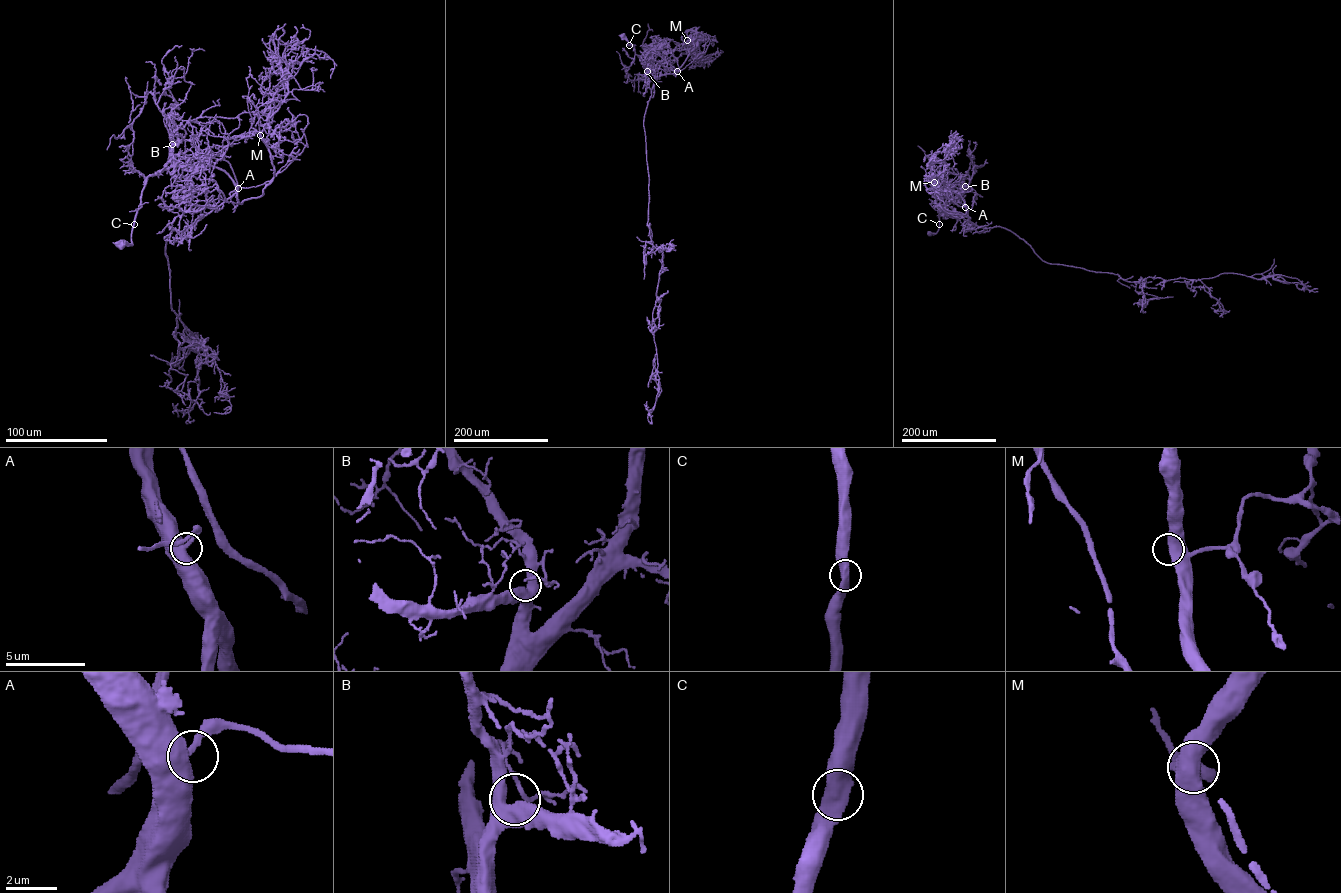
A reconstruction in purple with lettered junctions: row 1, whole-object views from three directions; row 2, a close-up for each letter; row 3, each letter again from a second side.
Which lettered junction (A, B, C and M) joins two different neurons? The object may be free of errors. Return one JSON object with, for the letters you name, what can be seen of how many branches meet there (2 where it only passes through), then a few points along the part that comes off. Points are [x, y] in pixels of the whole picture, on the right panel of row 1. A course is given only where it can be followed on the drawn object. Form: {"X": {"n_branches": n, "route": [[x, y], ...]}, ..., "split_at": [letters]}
{"split_at": []}

